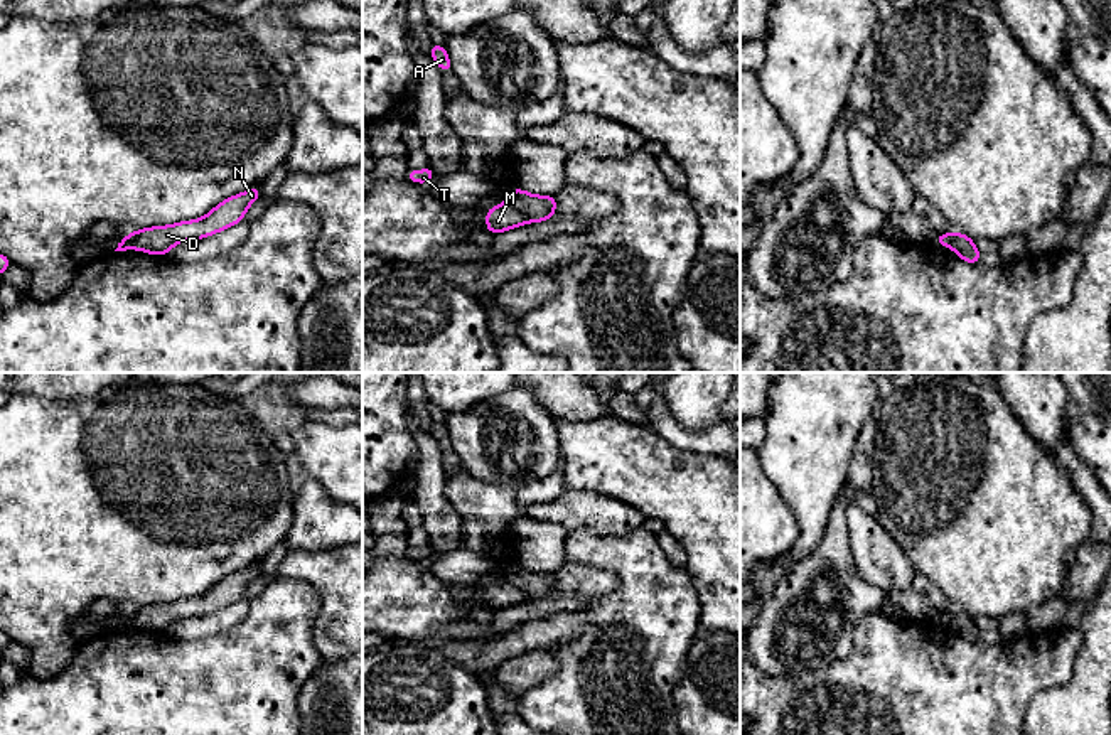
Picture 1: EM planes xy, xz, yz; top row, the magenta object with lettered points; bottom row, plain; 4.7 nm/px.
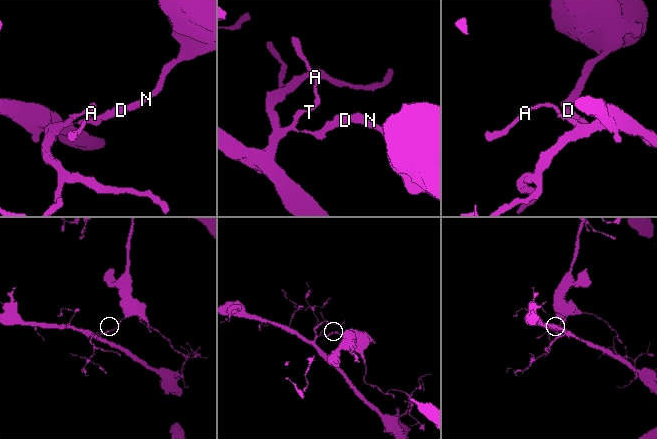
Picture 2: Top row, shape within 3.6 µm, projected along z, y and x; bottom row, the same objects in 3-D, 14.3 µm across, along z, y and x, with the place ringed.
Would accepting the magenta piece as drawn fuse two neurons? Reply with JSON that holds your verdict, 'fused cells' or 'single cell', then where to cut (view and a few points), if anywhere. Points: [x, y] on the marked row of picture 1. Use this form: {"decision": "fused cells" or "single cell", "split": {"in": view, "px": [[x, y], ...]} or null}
{"decision": "fused cells", "split": {"in": "xz", "px": [[504, 201], [530, 221]]}}

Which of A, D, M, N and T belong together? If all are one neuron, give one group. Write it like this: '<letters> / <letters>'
A M T / D N

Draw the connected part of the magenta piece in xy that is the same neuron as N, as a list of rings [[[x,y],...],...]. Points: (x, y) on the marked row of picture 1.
[[[260,185],[231,196],[211,209],[204,217],[153,226],[130,233],[135,249],[165,256],[170,248],[187,239],[209,238],[243,221],[248,207],[260,199]]]

